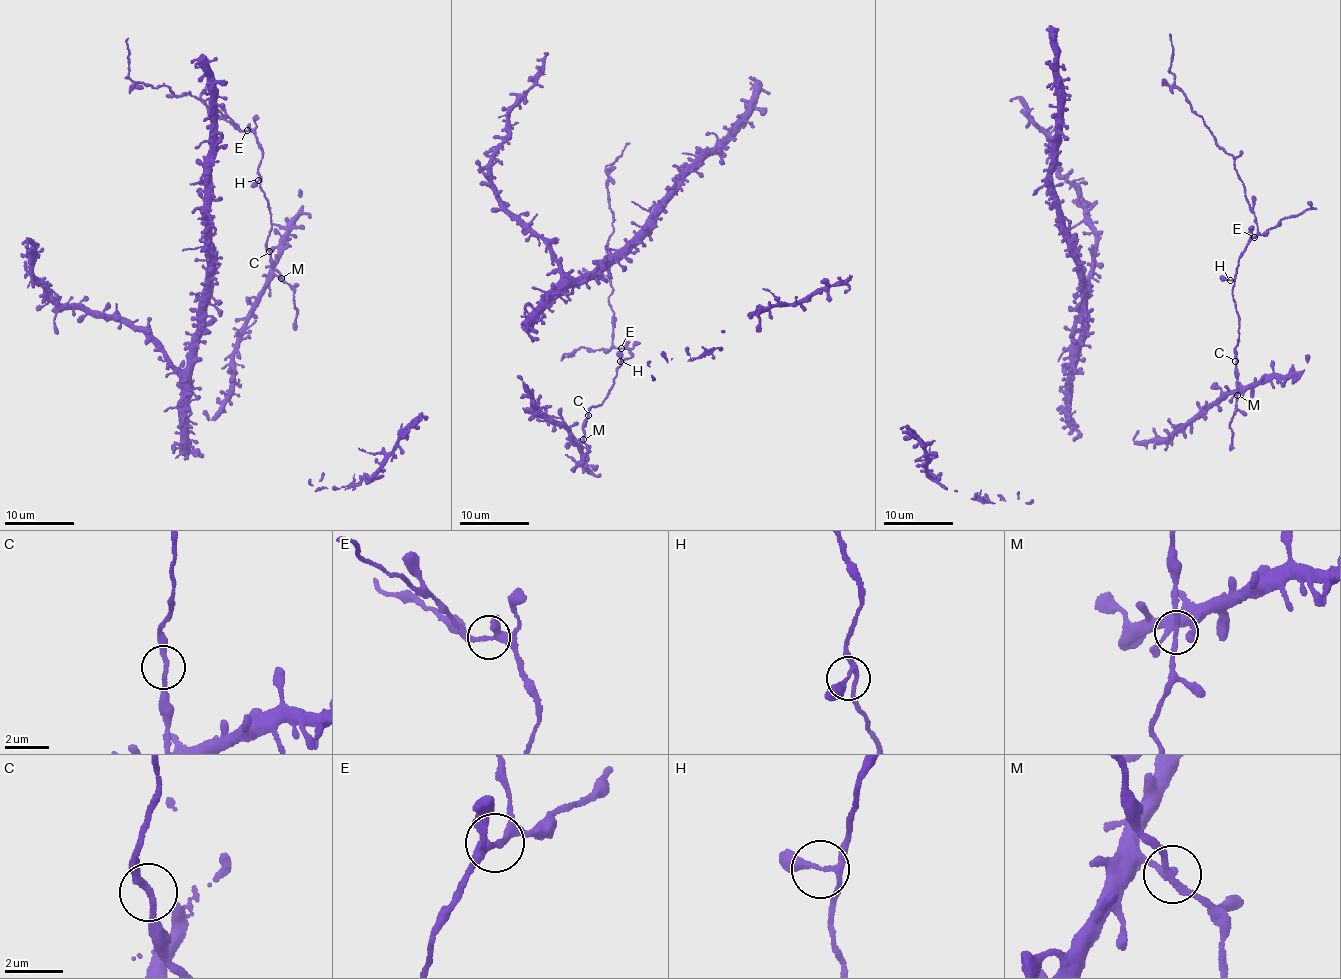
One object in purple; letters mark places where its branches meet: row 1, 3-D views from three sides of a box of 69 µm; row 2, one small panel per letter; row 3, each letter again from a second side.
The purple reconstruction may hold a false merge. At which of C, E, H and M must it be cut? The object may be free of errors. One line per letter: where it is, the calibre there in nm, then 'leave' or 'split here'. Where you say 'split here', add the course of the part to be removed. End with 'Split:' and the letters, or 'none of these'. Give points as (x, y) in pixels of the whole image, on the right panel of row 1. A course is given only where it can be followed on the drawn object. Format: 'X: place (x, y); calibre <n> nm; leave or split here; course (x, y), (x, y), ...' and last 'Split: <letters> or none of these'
C: place (1235, 361); calibre 200 nm; leave
E: place (1254, 237); calibre 200 nm; split here; course (1254, 237), (1258, 227), (1233, 158), (1217, 147), (1213, 134), (1191, 112), (1169, 72), (1169, 33)
H: place (1230, 280); calibre 220 nm; leave
M: place (1237, 395); calibre 170 nm; leave
Split: E

